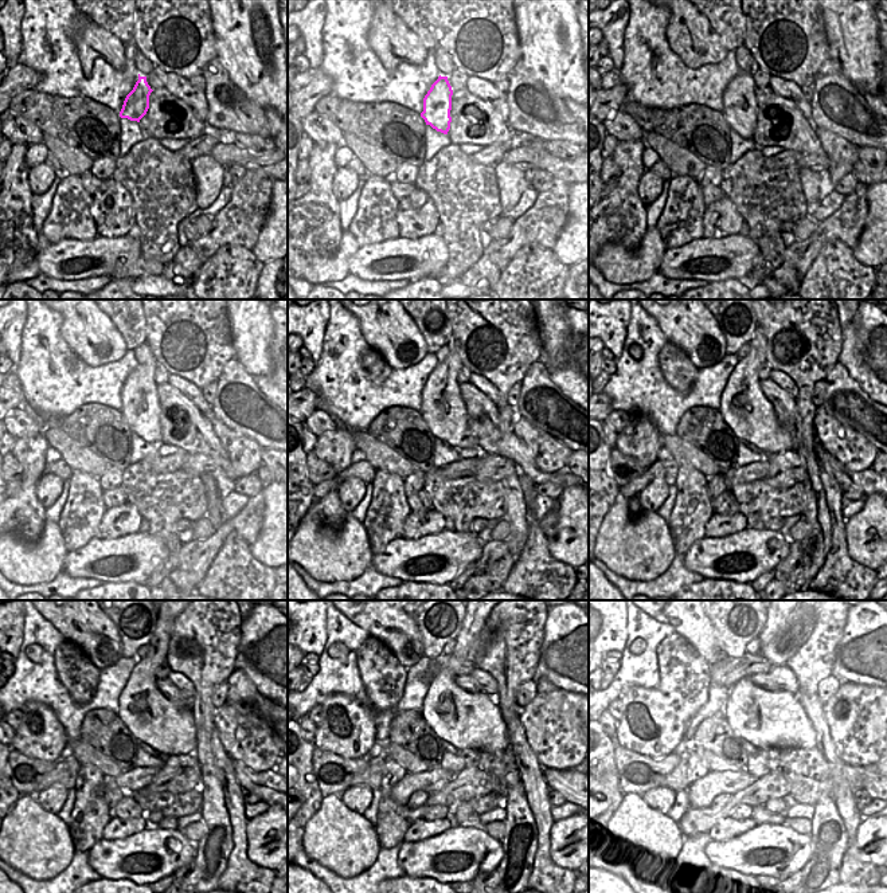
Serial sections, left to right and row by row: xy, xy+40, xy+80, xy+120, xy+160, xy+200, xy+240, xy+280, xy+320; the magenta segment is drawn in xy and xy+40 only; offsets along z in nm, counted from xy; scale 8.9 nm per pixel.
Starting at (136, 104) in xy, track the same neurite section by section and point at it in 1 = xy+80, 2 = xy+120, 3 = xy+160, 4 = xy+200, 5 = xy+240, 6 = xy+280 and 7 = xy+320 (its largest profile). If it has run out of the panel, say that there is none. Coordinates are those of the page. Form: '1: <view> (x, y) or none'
1: xy+80 (739, 112)
2: xy+120 (140, 410)
3: xy+160 (442, 408)
4: xy+200 (743, 407)
5: xy+240 (148, 715)
6: xy+280 (468, 721)
7: xy+320 (766, 720)

